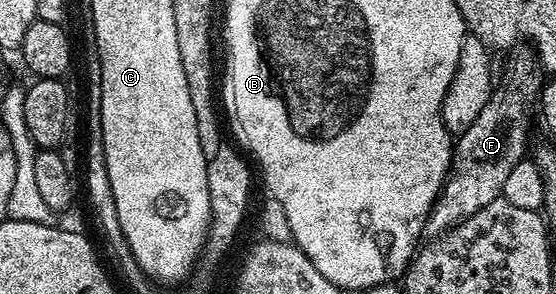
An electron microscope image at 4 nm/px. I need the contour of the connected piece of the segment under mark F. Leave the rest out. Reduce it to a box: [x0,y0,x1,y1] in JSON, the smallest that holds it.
[426,62,540,236]

